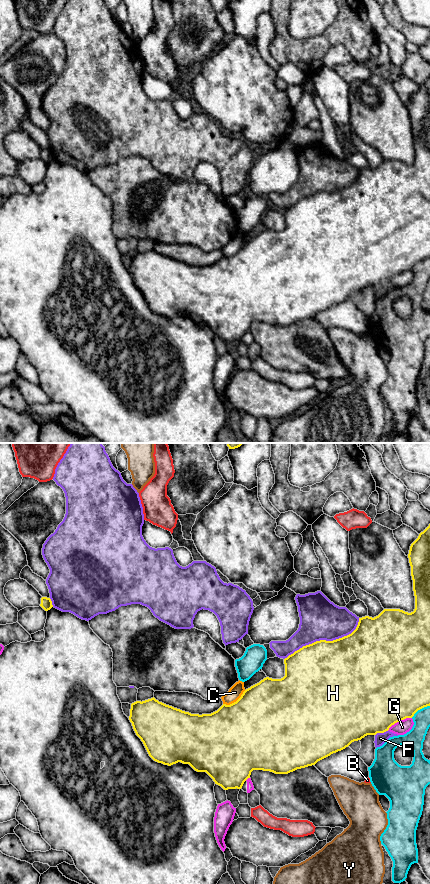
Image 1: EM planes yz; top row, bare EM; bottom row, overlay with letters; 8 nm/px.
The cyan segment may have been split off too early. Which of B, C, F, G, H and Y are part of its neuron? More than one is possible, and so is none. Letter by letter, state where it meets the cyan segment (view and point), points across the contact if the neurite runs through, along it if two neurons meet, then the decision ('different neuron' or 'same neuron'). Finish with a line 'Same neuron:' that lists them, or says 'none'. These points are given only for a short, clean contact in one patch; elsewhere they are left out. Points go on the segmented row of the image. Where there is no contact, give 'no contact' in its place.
B: meets cyan in yz at (370, 780); different neuron
C: meets cyan in yz at (241, 680); border along yz (239, 679), (243, 682); different neuron
F: meets cyan in yz at (388, 739); different neuron
G: meets cyan in yz at (410, 730); different neuron
H: meets cyan in yz at (420, 709); different neuron
Y: meets cyan in yz at (386, 828); different neuron
Same neuron: none

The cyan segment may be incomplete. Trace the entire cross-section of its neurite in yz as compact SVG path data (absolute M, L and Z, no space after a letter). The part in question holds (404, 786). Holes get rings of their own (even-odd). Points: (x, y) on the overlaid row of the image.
M430 706L418 710L412 719L414 725L409 732L390 737L375 749L375 759L368 767L372 786L379 795L385 795L390 801L390 808L386 812L388 825L381 834L380 841L393 861L394 883L405 881L411 865L418 863L416 830L423 811L425 789L430 784L430 760L426 759L422 752L423 742L430 727ZM404 744L408 744L413 751L410 766L401 766L394 759L395 749Z

